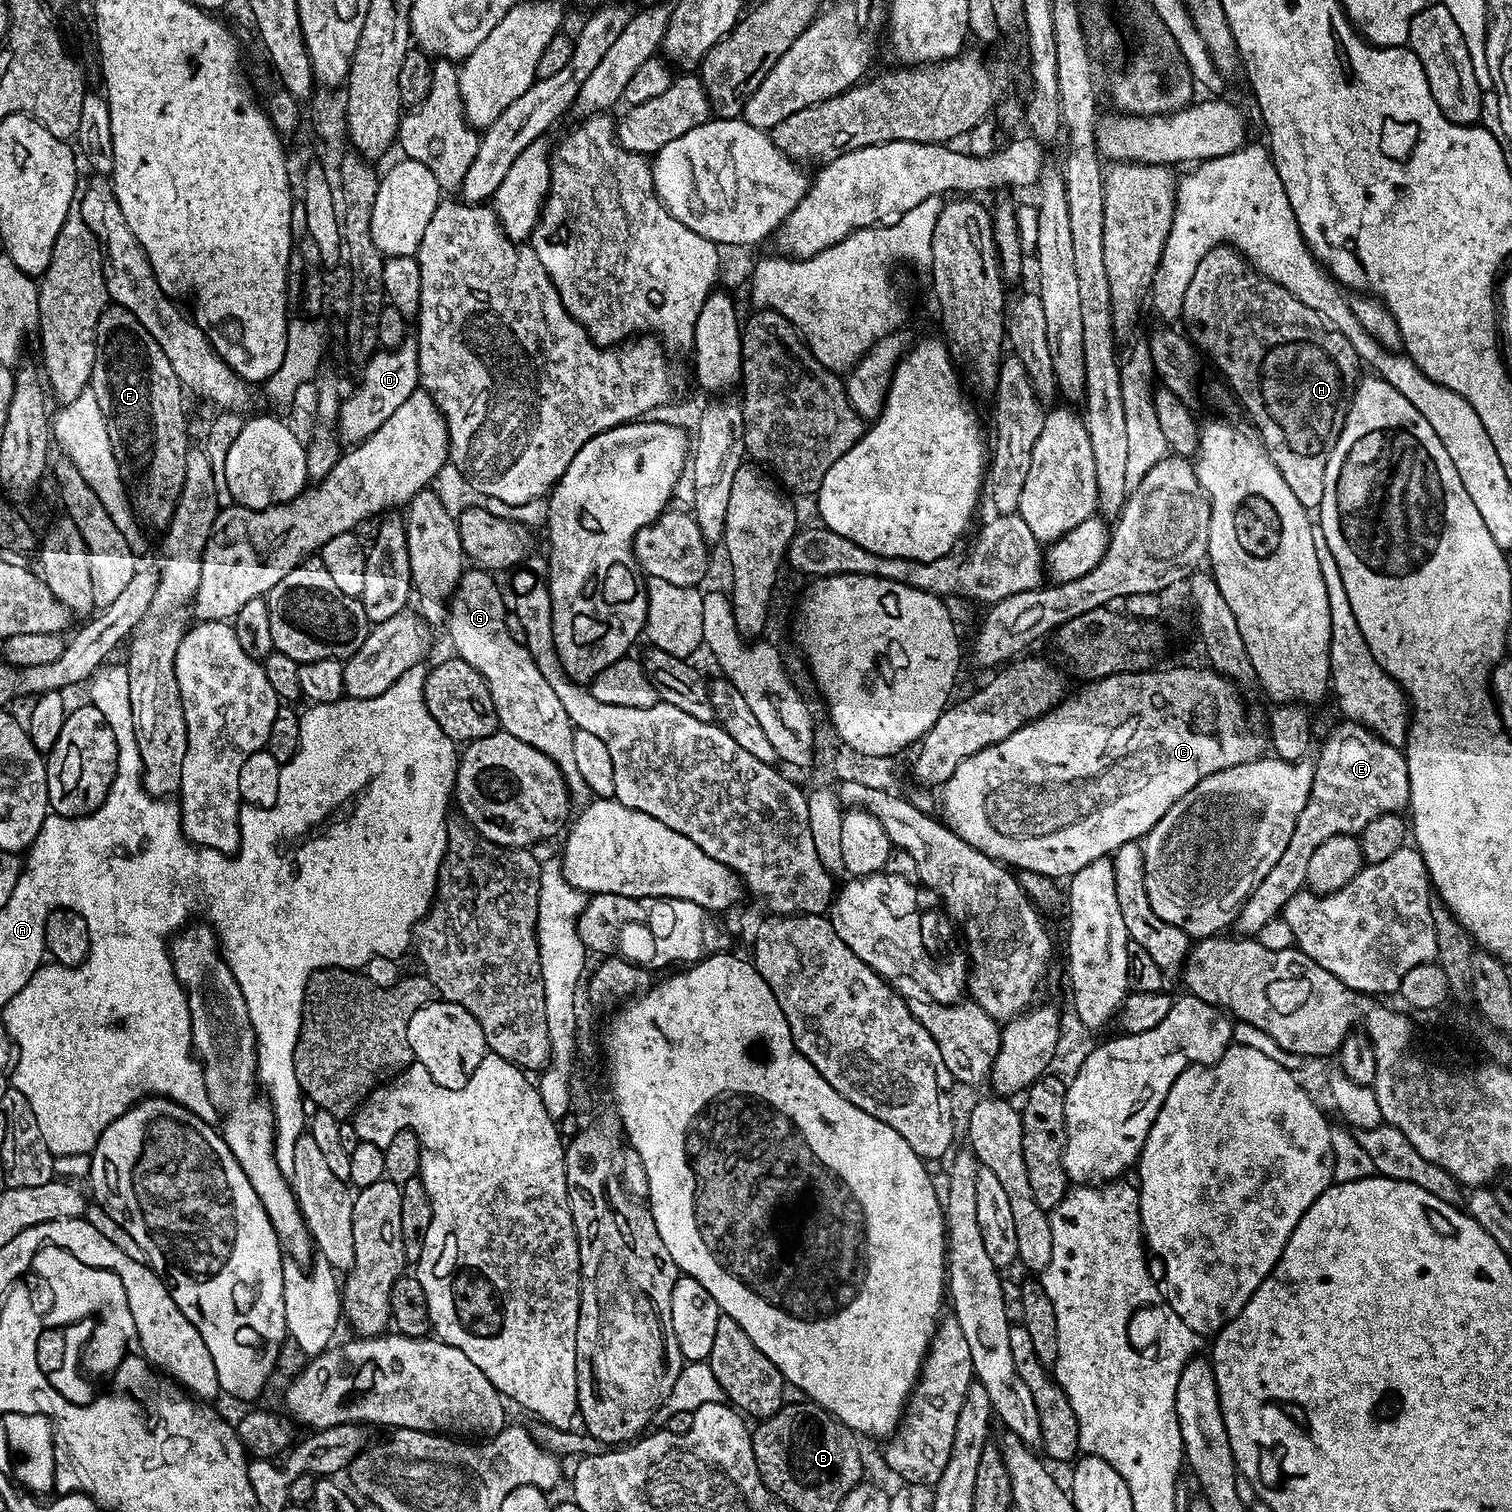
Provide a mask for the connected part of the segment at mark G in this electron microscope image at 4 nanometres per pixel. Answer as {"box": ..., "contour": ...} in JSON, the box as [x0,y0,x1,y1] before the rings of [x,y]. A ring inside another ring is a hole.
{"box":[446,566,592,806],"contour":[[[475,566],[469,567],[461,576],[460,581],[456,583],[456,591],[452,593],[452,599],[449,600],[446,609],[446,624],[448,620],[448,636],[452,639],[452,648],[457,657],[466,662],[470,662],[470,666],[474,666],[474,670],[478,670],[478,674],[482,674],[482,678],[487,682],[490,690],[490,698],[494,702],[494,710],[496,711],[496,718],[499,727],[503,731],[514,734],[514,738],[522,738],[522,742],[526,742],[530,746],[534,746],[534,750],[542,750],[542,754],[546,754],[546,758],[550,758],[557,766],[561,774],[564,775],[564,781],[568,787],[568,795],[571,797],[573,803],[578,806],[583,806],[591,801],[592,795],[589,787],[586,786],[586,778],[582,778],[582,774],[578,770],[578,765],[574,762],[574,729],[570,718],[566,714],[566,710],[562,707],[562,702],[558,702],[558,694],[554,694],[553,688],[548,685],[546,678],[542,678],[542,673],[538,671],[538,666],[534,666],[534,658],[530,658],[528,648],[525,644],[519,644],[514,640],[513,635],[506,628],[506,618],[510,613],[509,605],[506,603],[506,596],[500,593],[500,588],[496,585],[497,577],[493,573]]]}

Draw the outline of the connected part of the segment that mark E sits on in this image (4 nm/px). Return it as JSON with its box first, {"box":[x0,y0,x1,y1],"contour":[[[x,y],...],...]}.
{"box":[1234,722,1410,934],"contour":[[[1351,722],[1343,723],[1325,738],[1320,753],[1314,756],[1312,789],[1306,798],[1306,806],[1302,806],[1302,814],[1298,814],[1298,822],[1294,822],[1294,834],[1290,834],[1290,842],[1286,842],[1286,850],[1282,850],[1278,862],[1274,862],[1270,874],[1266,874],[1266,878],[1260,880],[1248,899],[1240,905],[1240,911],[1236,913],[1234,921],[1234,928],[1240,931],[1237,933],[1259,934],[1262,926],[1266,926],[1266,922],[1277,919],[1284,903],[1305,887],[1306,865],[1310,862],[1310,854],[1314,854],[1314,850],[1318,850],[1318,846],[1322,846],[1326,838],[1356,836],[1366,826],[1370,826],[1374,818],[1385,816],[1387,812],[1400,814],[1408,808],[1410,778],[1403,751],[1390,746],[1390,742],[1386,742],[1369,728]]]}

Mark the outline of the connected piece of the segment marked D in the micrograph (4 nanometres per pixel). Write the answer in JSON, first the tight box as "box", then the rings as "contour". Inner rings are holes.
{"box":[338,342,420,446],"contour":[[[405,342],[398,348],[380,350],[373,355],[367,364],[363,365],[364,377],[360,385],[352,393],[345,395],[340,402],[340,414],[338,417],[338,436],[345,445],[355,446],[365,440],[410,394],[414,394],[420,388],[420,367],[416,357],[415,343]]]}

